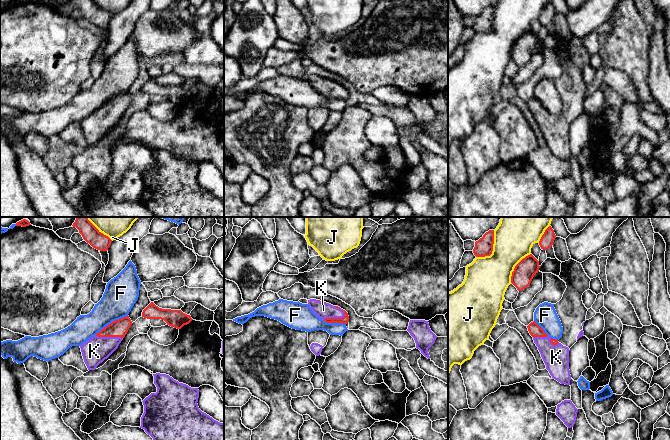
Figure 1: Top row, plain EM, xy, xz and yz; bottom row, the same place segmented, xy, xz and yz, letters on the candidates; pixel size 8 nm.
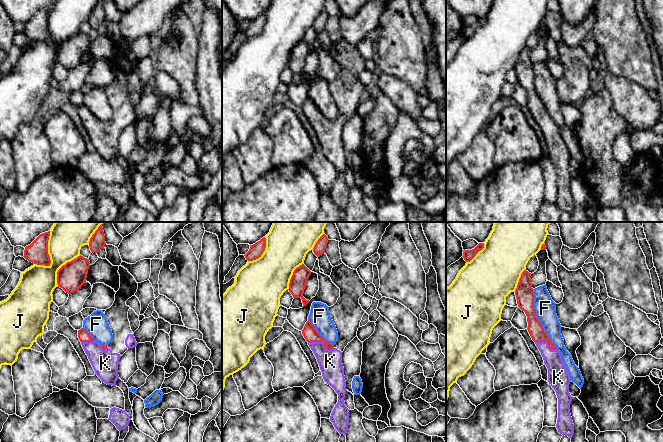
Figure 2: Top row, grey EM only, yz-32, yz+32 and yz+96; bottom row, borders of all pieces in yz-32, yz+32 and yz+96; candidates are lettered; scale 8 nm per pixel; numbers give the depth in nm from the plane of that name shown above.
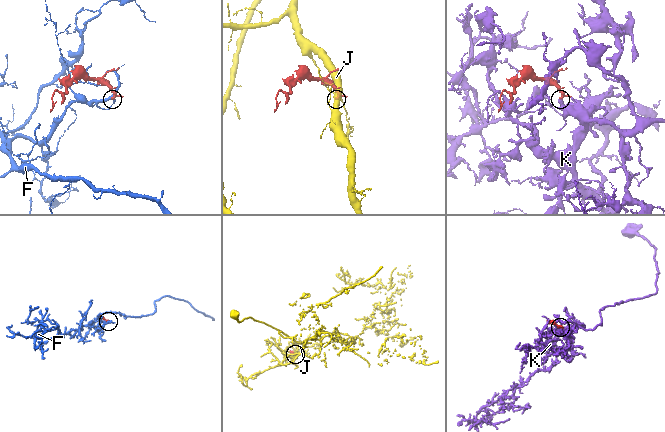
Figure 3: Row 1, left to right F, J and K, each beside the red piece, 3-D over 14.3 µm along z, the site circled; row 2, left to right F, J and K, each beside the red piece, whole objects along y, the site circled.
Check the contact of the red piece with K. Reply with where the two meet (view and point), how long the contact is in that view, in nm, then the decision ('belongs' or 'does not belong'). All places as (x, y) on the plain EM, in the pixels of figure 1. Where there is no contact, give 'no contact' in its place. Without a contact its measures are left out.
meets red in xz at (334, 94); contact 190 nm long; belongs

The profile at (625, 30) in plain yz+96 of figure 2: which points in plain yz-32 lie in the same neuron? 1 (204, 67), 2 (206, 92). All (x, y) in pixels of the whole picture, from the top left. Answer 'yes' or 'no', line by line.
1: no
2: no

